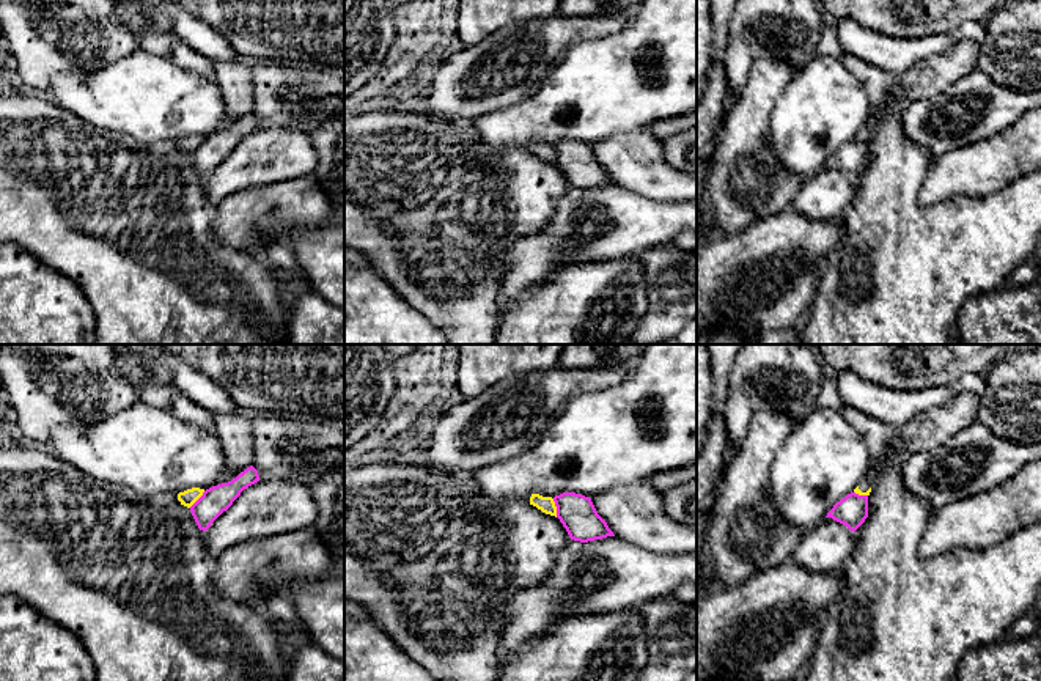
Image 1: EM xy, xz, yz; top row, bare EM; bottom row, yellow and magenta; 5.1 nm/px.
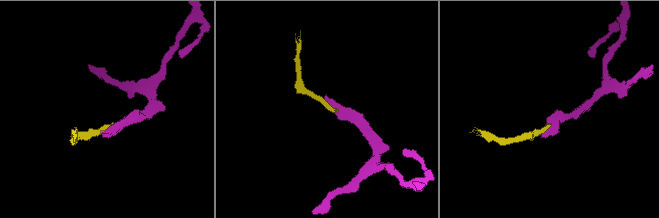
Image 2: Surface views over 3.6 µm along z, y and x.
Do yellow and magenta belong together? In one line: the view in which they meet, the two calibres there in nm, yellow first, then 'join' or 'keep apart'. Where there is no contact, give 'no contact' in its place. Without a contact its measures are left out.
meets yellow in xz; 80 nm thick on the yellow side, 190 nm on the other; keep apart

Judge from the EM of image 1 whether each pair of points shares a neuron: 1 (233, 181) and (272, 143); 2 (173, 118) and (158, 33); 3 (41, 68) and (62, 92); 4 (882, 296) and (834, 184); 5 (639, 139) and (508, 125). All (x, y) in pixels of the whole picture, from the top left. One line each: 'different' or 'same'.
1: same
2: different
3: different
4: different
5: different

